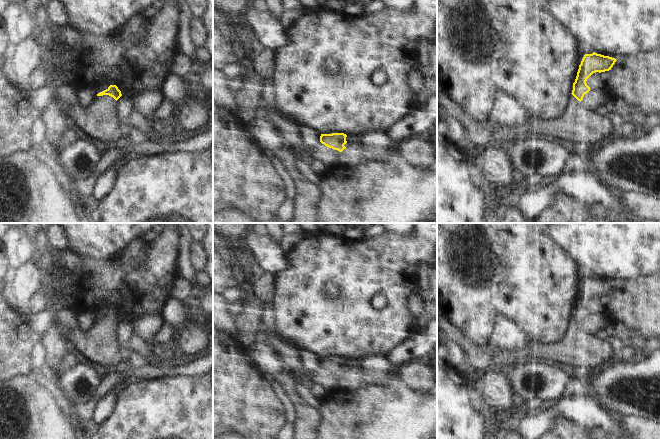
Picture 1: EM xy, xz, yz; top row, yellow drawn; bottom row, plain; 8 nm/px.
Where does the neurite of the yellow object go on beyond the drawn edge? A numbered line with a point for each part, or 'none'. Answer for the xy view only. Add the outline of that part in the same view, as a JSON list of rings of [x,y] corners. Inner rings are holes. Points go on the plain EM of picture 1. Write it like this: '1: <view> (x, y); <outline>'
1: xy (99, 344); [[[96,320],[87,331],[64,329],[66,343],[85,360],[105,366],[115,366],[125,359],[117,341],[117,325],[109,320]]]

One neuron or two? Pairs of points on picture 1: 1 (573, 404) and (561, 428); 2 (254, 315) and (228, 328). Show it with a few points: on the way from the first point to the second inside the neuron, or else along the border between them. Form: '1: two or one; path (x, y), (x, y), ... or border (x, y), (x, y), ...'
1: two; border (548, 428), (558, 416), (566, 416), (586, 428)
2: two; border (237, 317), (235, 322), (236, 334)

